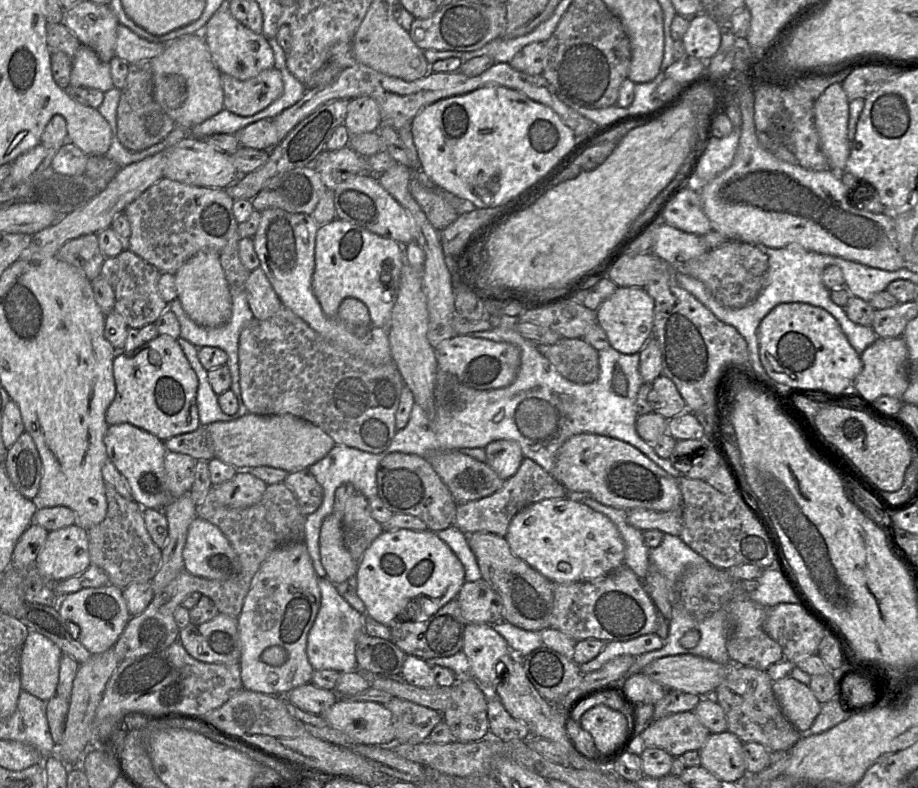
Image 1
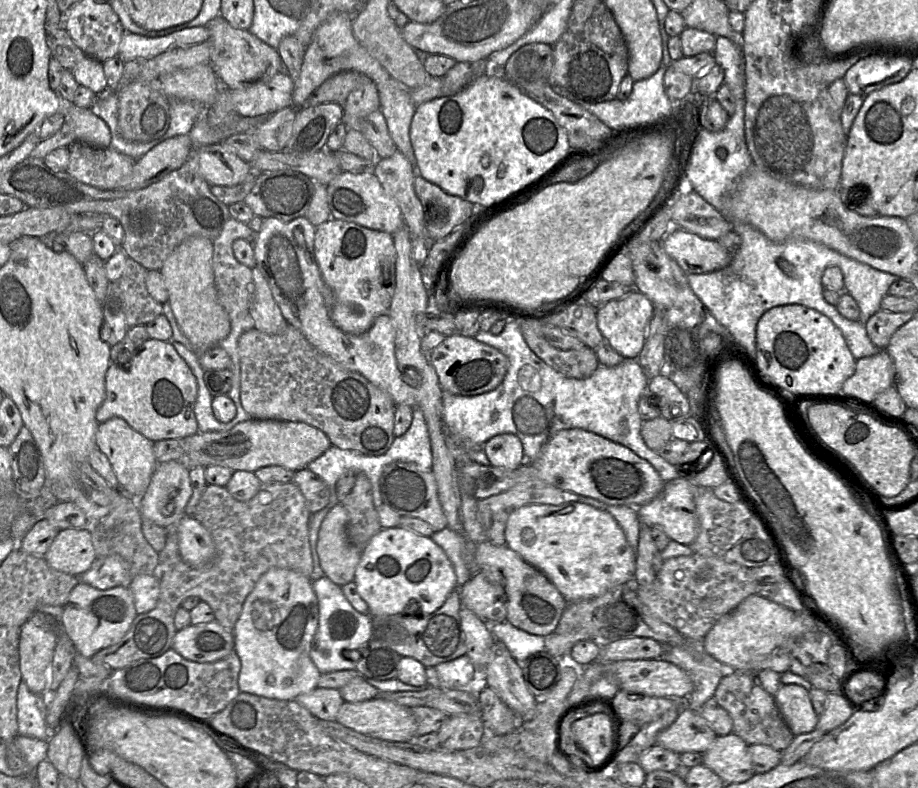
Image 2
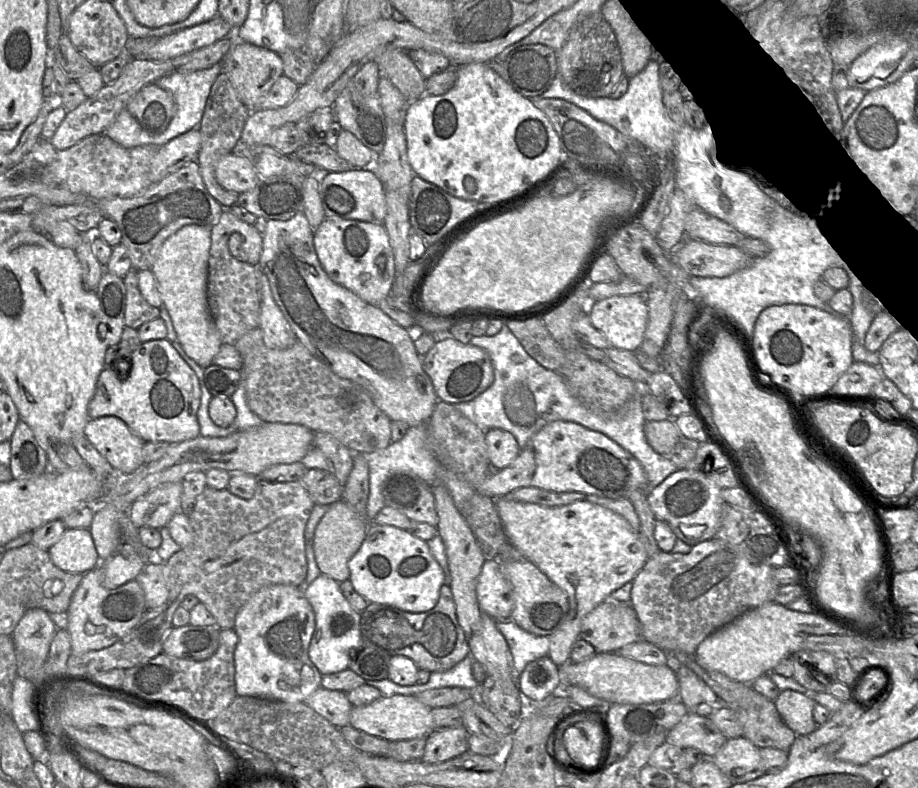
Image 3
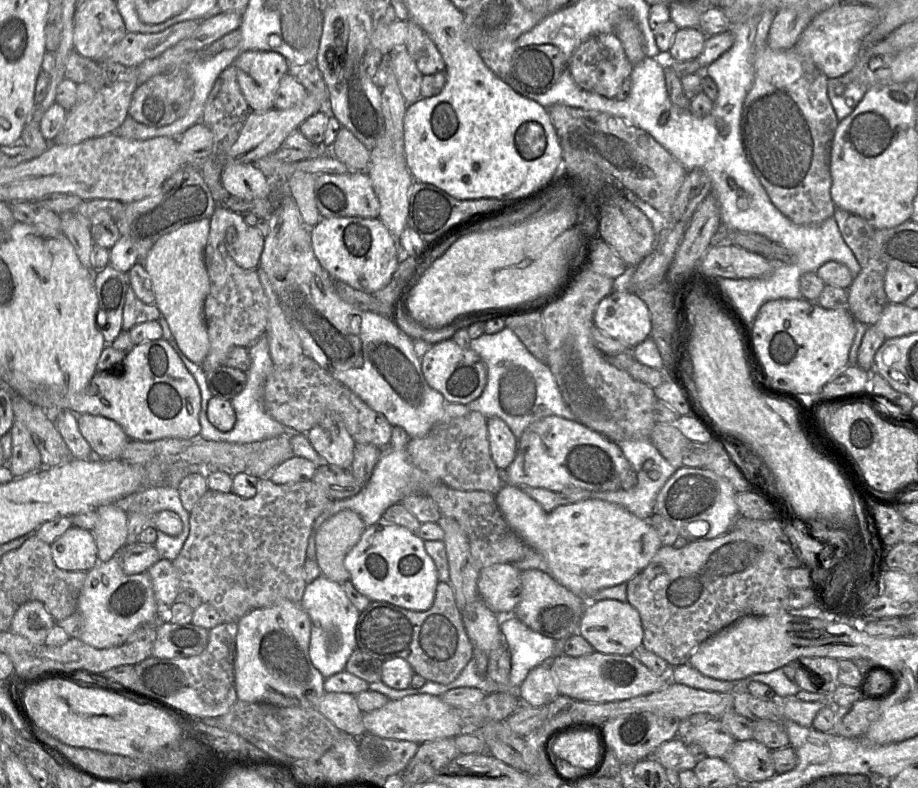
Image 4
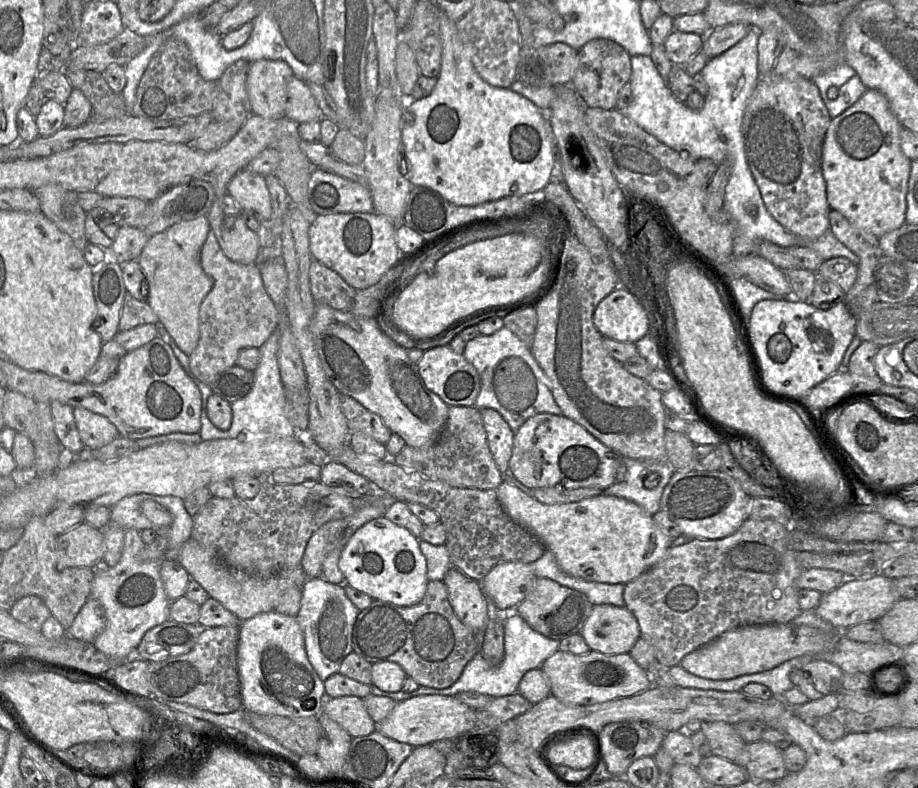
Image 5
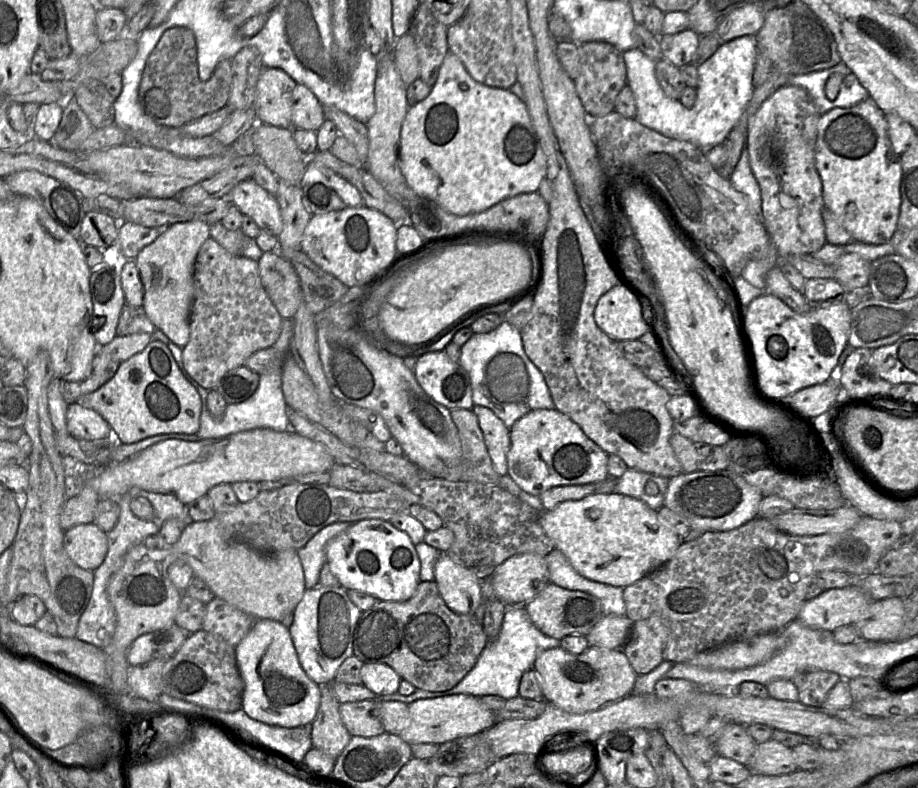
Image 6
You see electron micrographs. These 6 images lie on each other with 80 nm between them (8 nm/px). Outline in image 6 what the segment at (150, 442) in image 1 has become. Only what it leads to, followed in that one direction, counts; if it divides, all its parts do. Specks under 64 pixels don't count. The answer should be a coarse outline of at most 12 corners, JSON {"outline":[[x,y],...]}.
{"outline":[[79,402],[69,404],[67,432],[83,440],[112,436],[108,422]]}

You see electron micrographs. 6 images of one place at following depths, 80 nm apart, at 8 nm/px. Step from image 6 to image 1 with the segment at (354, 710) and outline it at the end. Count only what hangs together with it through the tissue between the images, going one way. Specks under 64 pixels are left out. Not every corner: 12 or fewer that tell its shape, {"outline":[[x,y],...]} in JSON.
{"outline":[[308,683],[285,699],[303,711],[320,715],[337,702],[334,690]]}

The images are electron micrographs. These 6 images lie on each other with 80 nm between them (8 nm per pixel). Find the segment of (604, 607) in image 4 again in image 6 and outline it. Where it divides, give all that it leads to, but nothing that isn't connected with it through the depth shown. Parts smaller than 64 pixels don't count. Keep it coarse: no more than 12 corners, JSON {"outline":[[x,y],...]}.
{"outline":[[607,614],[586,637],[590,645],[622,649],[633,622]]}

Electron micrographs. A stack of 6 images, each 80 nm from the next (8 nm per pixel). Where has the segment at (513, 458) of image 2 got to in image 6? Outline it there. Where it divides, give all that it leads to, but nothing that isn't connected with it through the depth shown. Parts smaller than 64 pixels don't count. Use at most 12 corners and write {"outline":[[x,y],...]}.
{"outline":[[473,405],[496,472],[508,473],[509,429],[489,408]]}

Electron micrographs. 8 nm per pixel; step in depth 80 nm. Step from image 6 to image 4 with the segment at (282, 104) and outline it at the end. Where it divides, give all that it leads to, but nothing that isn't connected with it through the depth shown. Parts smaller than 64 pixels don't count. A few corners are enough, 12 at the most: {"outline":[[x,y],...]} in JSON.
{"outline":[[250,50],[233,65],[251,111],[274,108],[289,70],[276,52]]}

